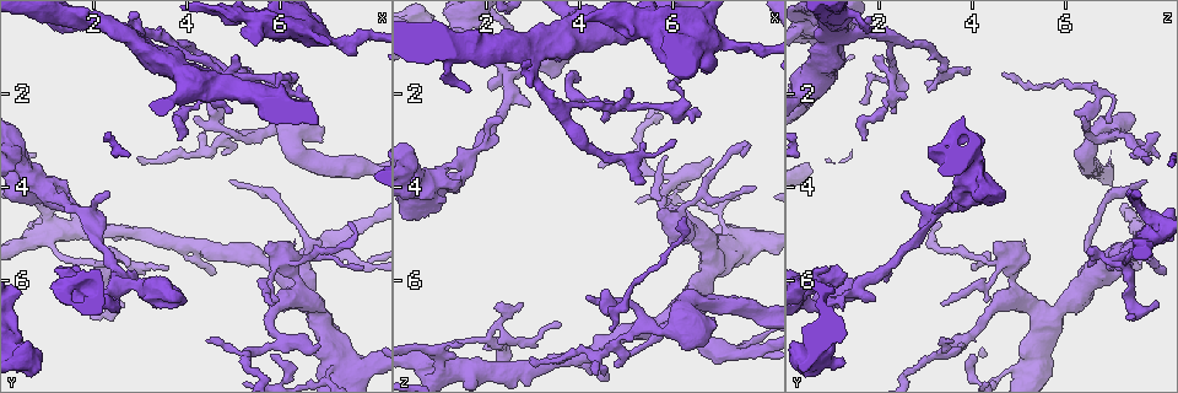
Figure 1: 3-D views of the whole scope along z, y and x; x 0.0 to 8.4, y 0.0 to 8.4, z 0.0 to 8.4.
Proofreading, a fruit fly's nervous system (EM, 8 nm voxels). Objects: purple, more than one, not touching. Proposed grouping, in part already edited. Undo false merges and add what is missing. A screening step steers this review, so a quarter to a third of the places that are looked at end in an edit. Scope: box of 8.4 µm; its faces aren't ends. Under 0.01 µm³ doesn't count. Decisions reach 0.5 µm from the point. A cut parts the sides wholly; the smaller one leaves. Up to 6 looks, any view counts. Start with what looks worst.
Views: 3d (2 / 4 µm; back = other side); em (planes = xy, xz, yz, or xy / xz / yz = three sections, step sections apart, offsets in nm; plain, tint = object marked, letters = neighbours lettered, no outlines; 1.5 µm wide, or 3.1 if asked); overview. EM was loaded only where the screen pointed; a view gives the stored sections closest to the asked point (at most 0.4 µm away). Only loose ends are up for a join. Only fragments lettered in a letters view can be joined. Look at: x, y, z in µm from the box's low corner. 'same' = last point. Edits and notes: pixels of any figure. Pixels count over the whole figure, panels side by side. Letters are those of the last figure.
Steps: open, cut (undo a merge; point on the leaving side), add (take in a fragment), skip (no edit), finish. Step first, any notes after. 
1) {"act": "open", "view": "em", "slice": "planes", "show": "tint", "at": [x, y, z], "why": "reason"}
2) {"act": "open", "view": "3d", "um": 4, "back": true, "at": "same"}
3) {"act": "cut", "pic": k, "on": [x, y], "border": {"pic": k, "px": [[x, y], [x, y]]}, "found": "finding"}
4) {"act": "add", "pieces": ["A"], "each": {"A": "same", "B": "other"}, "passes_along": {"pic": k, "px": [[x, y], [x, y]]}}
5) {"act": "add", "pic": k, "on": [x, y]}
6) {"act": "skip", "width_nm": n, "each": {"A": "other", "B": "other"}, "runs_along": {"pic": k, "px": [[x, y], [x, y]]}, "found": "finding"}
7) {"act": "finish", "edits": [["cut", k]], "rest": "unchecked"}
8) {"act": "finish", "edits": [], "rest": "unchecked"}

{"act": "open", "view": "em", "slice": "planes", "show": "letters", "at": [2.35, 4.15, 2.65], "why": "thin end"}

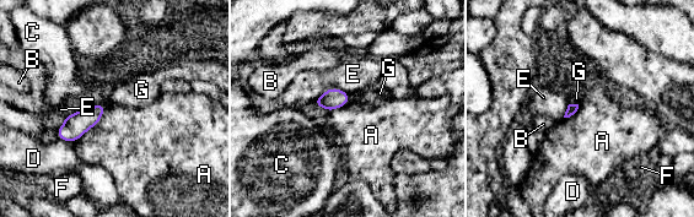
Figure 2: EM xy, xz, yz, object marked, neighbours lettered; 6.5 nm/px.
{"act": "skip", "longest_contact_nm": ["A", 320], "each": {"A": "other", "B": "other", "C": "other", "D": "other", "E": "other", "F": "other", "G": "other"}, "border": {"pic": 2, "px": [[102, 102], [102, 117], [74, 142]]}, "found": "no lettered fragment goes on from it"}

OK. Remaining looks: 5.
{"act": "open", "view": "em", "slice": "yz", "step": 4, "show": "letters", "at": [4.45, 7.30, 3.55], "why": "branch stops here"}

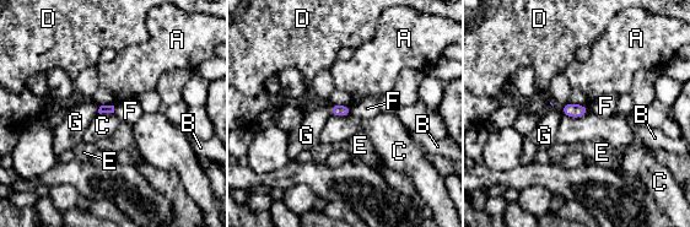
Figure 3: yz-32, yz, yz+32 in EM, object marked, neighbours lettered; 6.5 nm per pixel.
{"act": "skip", "each": {"A": "other", "B": "other", "C": "other", "D": "other", "E": "other", "F": "other", "G": "other"}, "border": {"pic": 3, "px": [[588, 112], [580, 117], [564, 115]]}, "found": "none of them fits"}

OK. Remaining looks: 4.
{"act": "open", "view": "3d", "um": 4, "at": [4.75, 2.05, 6.75]}

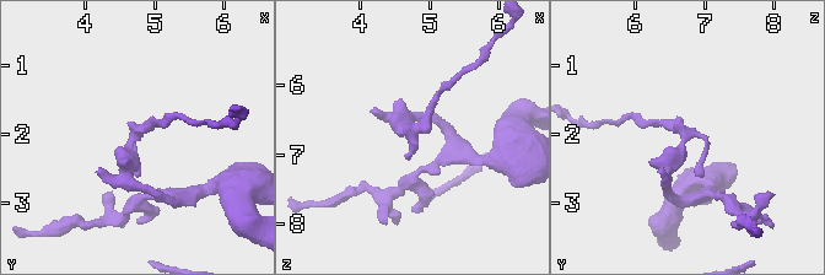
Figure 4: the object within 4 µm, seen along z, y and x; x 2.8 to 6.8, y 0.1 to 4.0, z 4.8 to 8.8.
{"act": "open", "view": "em", "slice": "planes", "show": "tint", "at": [4.75, 2.00, 6.70], "why": "now the EM"}

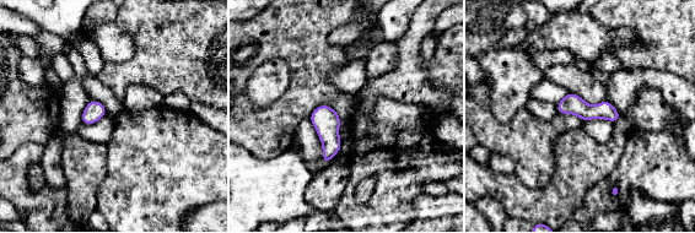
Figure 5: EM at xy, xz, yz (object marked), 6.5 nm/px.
{"act": "open", "view": "em", "slice": "planes", "show": "letters", "at": "same"}

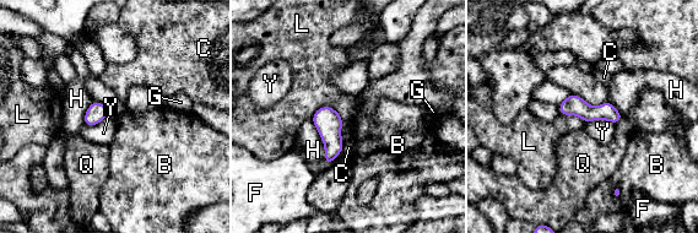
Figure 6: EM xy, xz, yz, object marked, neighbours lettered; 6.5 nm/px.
{"act": "skip", "each": {"B": "other", "C": "other", "F": "other", "G": "other", "H": "other", "L": "other", "Q": "other", "Y": "other"}, "found": "all the same neuron"}

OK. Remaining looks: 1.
{"act": "finish", "edits": [], "rest": "unchecked"}

